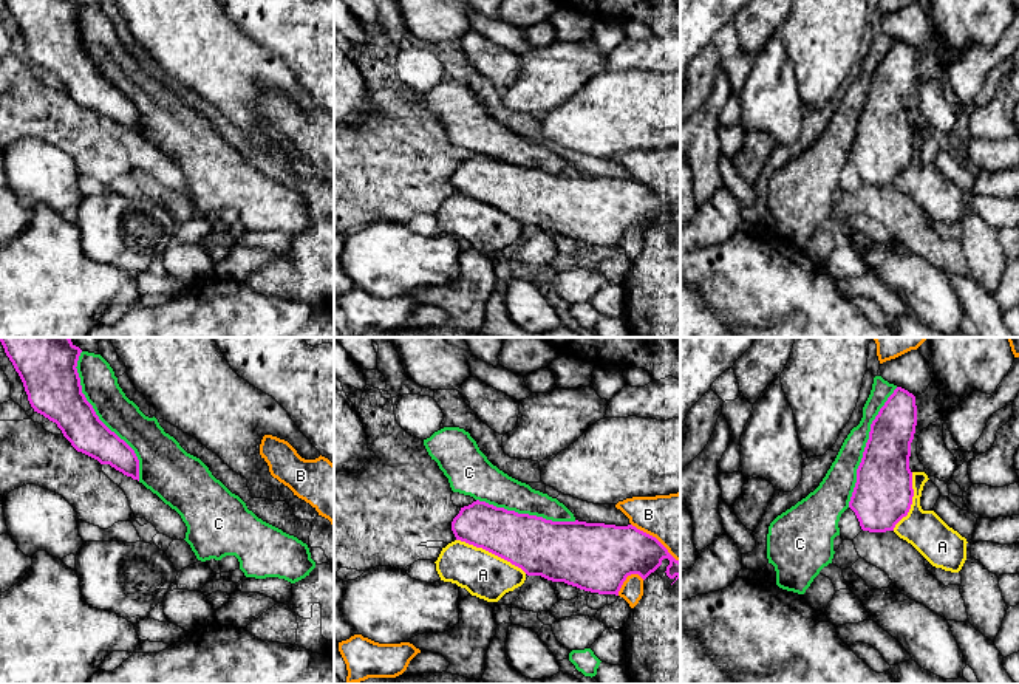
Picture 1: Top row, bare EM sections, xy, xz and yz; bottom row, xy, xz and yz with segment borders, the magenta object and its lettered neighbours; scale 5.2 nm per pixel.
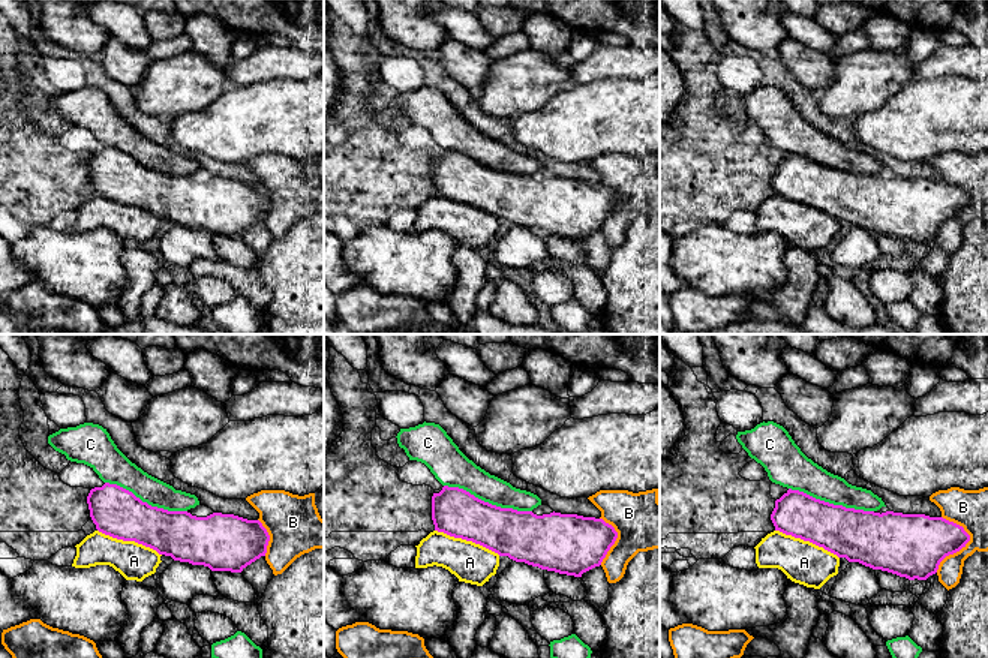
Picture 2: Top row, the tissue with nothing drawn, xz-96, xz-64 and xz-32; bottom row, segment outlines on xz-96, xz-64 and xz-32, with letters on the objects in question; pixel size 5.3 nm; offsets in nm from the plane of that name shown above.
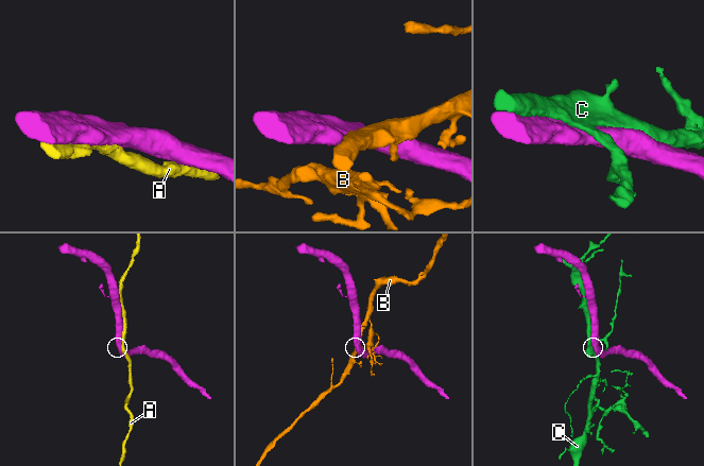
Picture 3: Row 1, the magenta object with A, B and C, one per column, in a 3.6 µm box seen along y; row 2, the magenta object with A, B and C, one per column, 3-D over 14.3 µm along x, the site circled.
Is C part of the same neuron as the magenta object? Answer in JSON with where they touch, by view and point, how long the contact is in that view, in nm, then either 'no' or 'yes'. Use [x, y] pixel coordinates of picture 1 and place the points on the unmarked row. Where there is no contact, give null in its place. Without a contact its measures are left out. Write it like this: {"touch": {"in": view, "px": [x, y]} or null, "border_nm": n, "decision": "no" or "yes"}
{"touch": {"in": "xy", "px": [98, 70]}, "border_nm": 750, "decision": "yes"}

